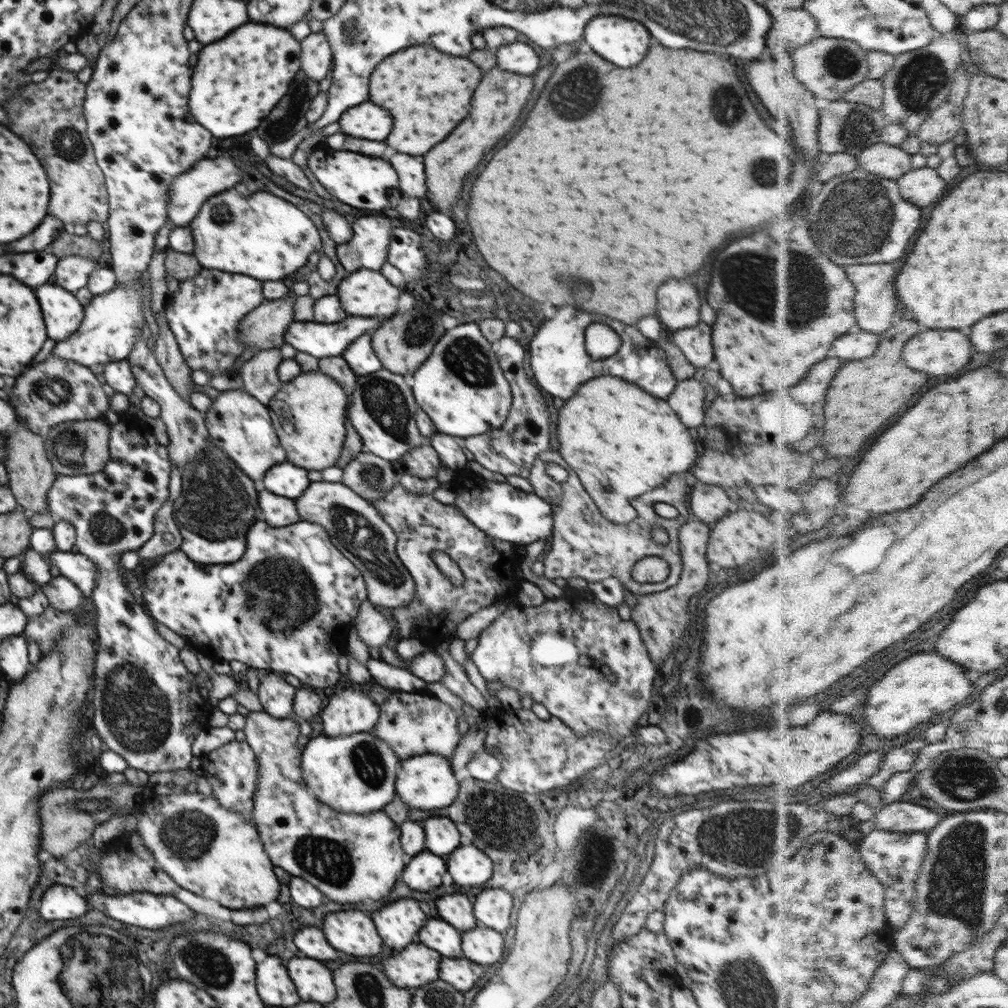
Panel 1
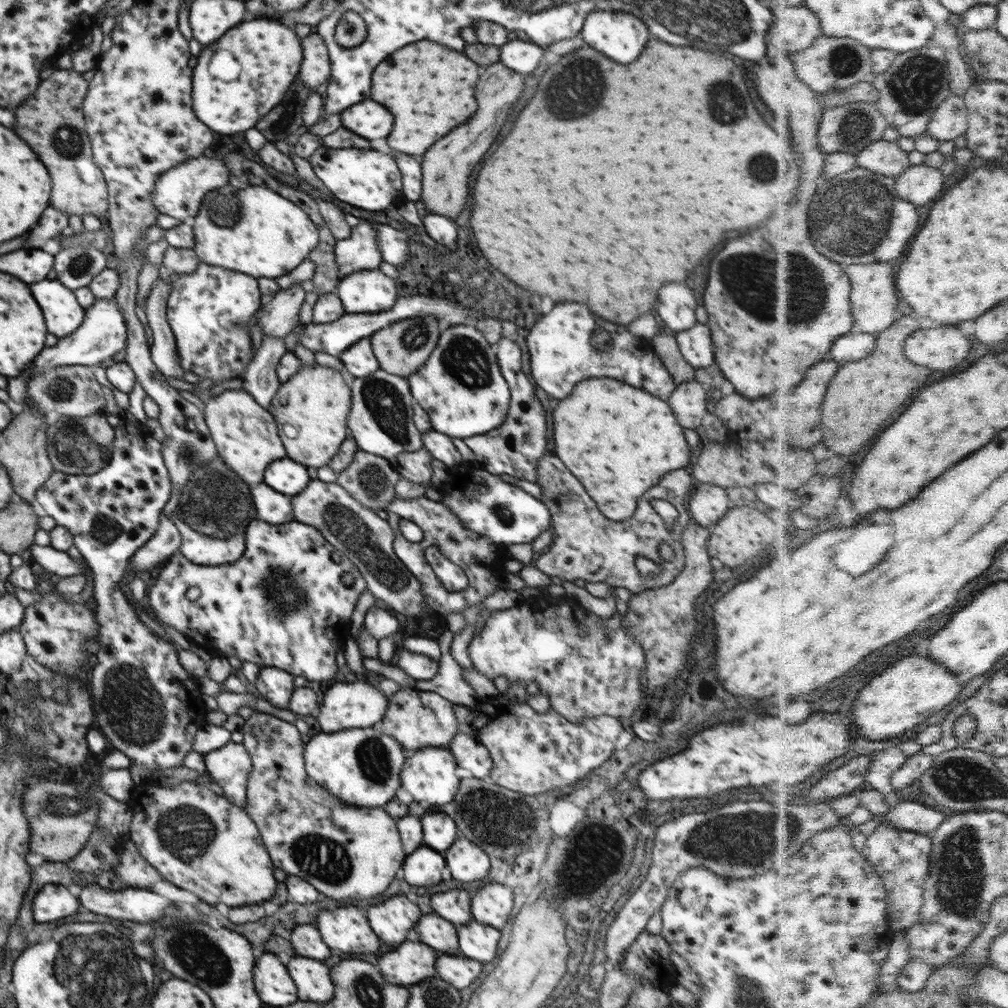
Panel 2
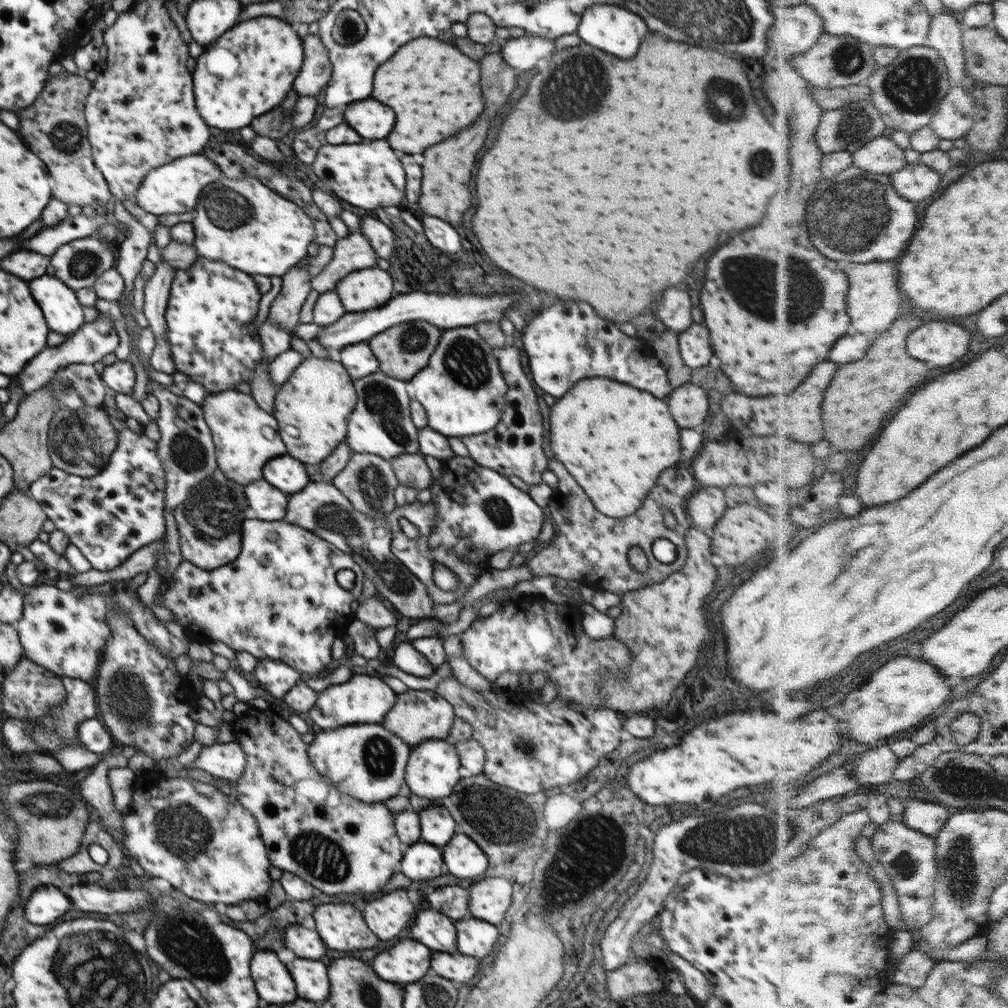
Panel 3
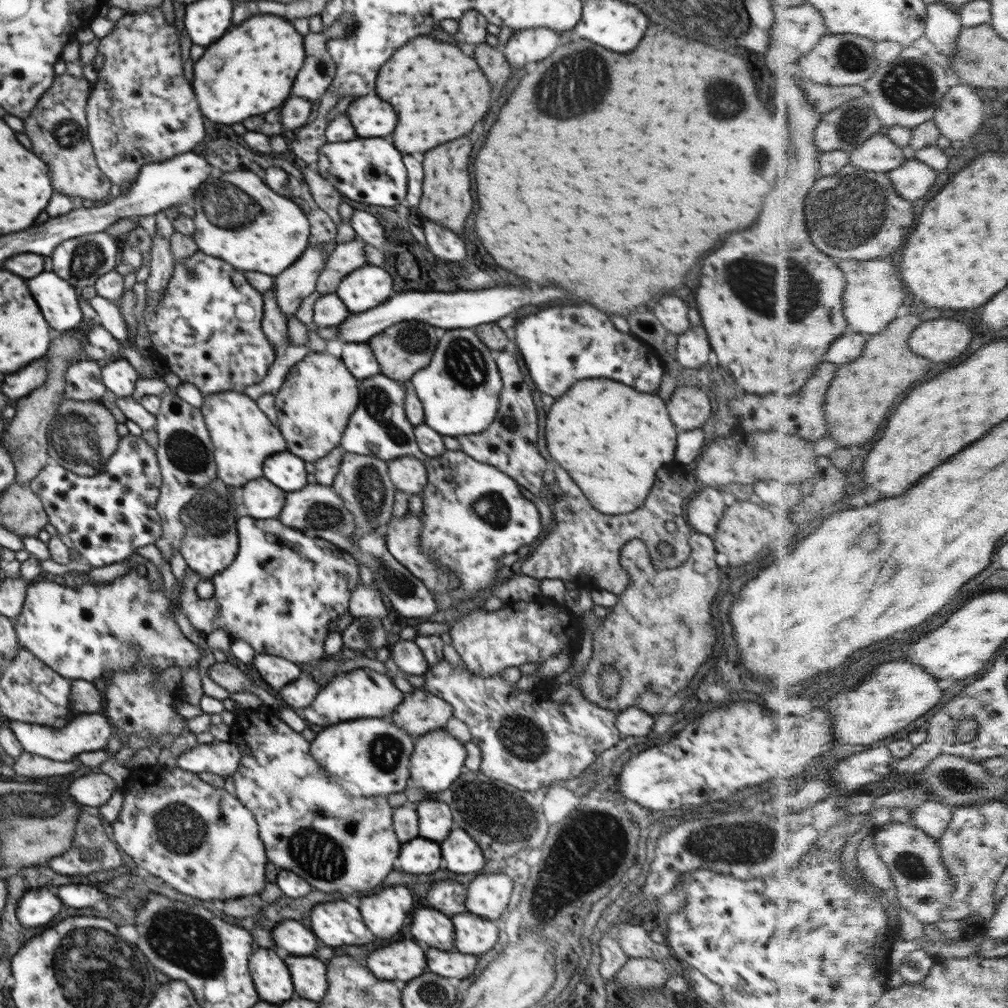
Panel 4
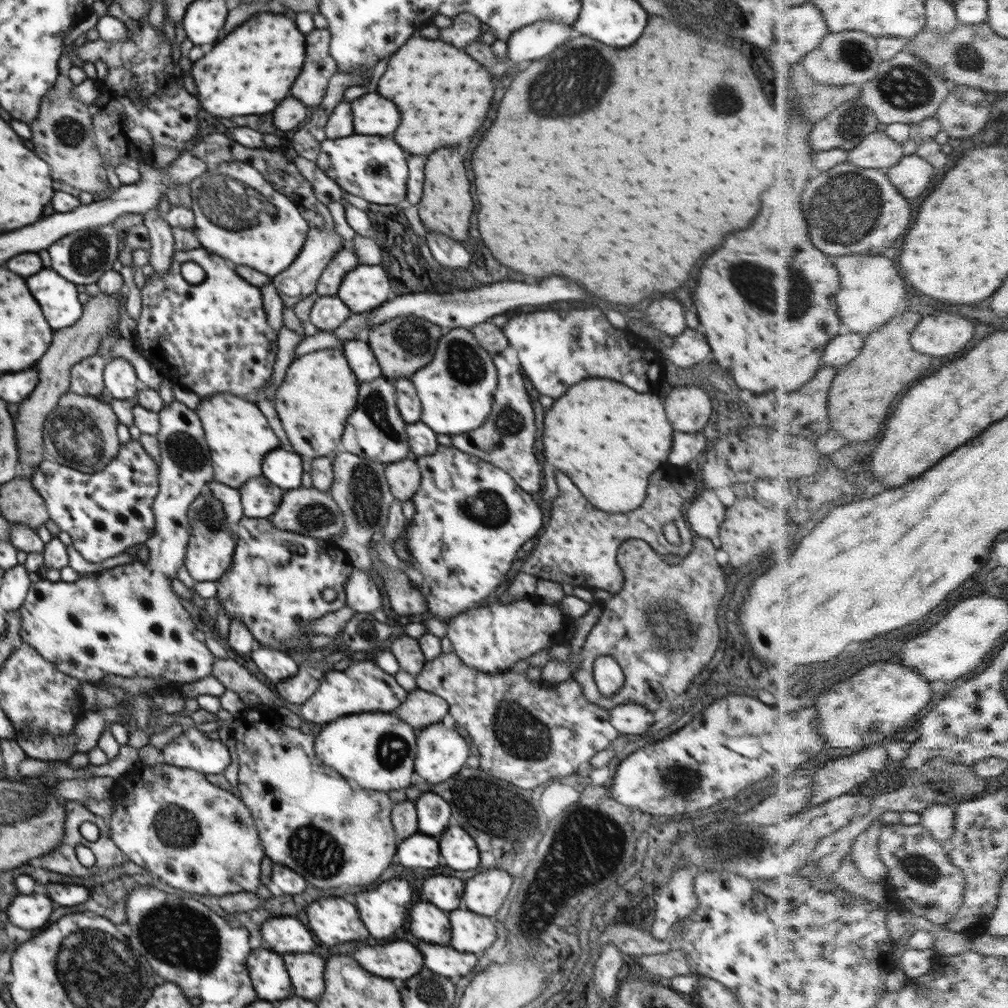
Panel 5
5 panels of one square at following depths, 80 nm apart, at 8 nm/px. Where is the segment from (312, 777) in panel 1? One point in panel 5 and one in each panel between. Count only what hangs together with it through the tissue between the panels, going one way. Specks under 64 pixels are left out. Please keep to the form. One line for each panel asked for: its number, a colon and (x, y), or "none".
2: (361, 767)
3: (370, 759)
4: (373, 753)
5: (375, 749)

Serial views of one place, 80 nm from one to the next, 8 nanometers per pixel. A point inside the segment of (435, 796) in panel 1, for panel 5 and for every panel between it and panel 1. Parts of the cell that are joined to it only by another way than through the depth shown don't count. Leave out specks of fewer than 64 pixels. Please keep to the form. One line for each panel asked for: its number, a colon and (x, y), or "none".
2: (427, 774)
3: (432, 769)
4: (436, 761)
5: (441, 752)

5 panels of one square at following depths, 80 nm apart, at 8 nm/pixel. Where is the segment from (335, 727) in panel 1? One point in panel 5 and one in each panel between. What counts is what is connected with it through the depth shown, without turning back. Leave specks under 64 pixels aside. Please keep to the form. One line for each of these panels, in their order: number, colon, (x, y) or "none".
2: (358, 705)
3: (365, 698)
4: (360, 693)
5: (363, 687)

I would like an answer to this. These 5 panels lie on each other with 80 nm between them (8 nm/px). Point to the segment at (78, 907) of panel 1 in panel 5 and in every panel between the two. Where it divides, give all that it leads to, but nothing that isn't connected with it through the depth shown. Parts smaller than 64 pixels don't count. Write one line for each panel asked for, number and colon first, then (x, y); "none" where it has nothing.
2: (54, 901)
3: (48, 902)
4: (38, 906)
5: (30, 911)

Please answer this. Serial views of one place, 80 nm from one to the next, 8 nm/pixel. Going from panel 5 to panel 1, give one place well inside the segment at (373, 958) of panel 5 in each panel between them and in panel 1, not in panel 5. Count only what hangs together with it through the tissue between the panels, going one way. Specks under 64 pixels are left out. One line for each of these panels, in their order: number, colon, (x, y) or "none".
1: (418, 965)
2: (412, 962)
3: (409, 960)
4: (405, 960)

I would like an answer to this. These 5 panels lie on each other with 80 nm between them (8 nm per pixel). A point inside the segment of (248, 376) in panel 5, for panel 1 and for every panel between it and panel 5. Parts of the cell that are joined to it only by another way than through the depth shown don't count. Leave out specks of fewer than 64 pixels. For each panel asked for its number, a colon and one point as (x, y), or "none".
1: (204, 313)
2: (208, 311)
3: (213, 337)
4: (207, 330)

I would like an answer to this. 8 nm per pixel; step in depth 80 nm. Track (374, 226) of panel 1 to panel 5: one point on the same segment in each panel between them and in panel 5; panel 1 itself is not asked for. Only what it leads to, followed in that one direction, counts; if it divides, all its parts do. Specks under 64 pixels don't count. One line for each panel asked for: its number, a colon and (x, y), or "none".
2: (360, 251)
3: (353, 252)
4: (350, 256)
5: (346, 259)

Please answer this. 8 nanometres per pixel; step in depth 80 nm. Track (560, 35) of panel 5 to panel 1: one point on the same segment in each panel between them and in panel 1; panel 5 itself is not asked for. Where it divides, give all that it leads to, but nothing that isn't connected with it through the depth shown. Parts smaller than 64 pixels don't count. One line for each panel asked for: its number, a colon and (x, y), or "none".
1: (519, 57)
2: (523, 57)
3: (523, 53)
4: (526, 47)

